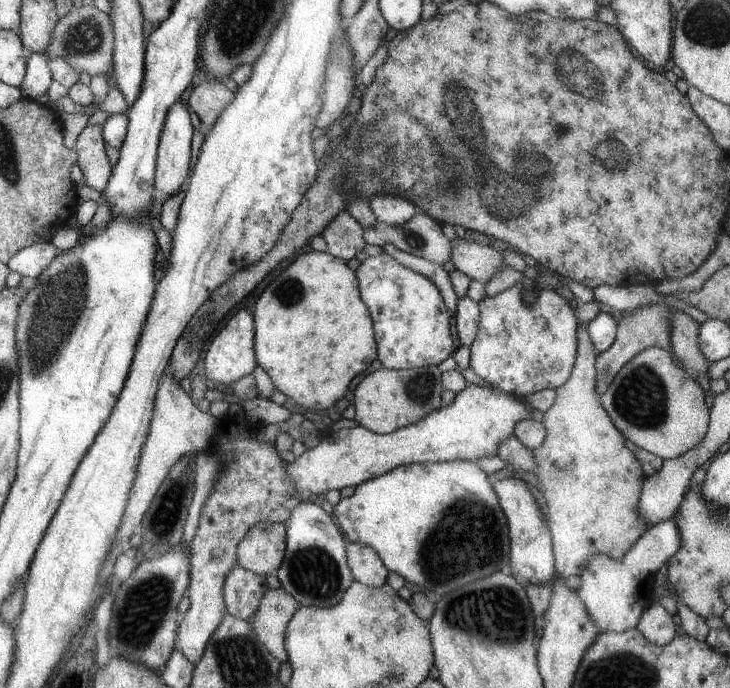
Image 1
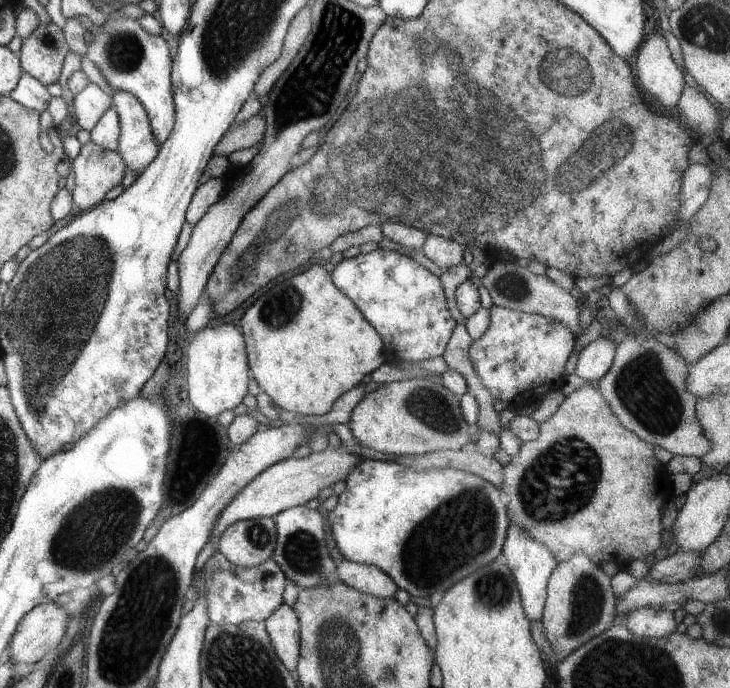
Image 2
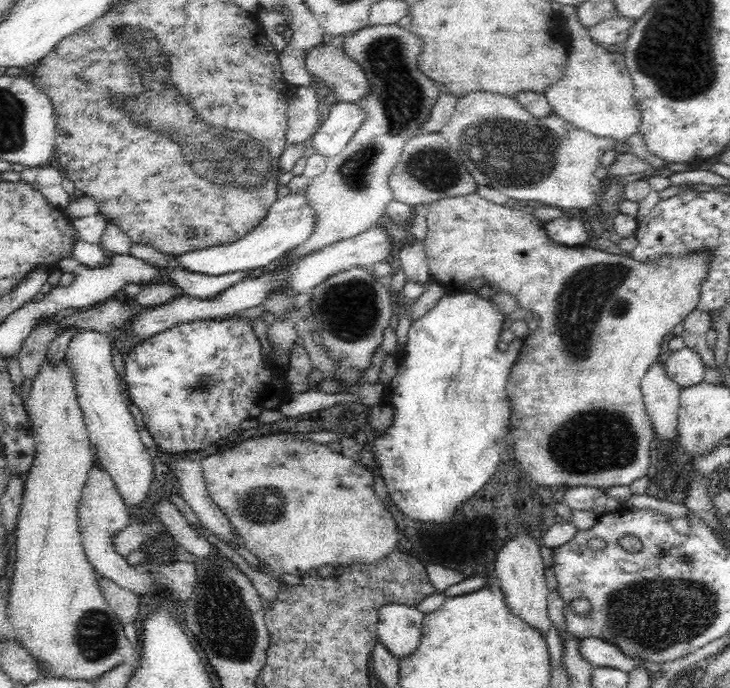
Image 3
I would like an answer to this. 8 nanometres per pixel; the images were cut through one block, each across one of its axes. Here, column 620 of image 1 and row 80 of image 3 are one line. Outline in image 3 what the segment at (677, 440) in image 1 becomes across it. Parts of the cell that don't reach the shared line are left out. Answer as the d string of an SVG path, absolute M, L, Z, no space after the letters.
M398 24L366 26L342 39L343 51L356 64L360 65L362 72L366 75L366 82L368 82L366 96L362 96L358 102L354 102L364 111L364 120L362 120L358 131L348 140L348 144L342 152L326 160L325 171L311 179L305 194L307 194L309 205L315 210L313 235L310 235L310 238L307 238L299 247L289 250L288 258L278 268L274 268L275 271L280 268L288 268L288 264L292 264L292 260L296 260L300 256L306 256L335 242L366 232L382 216L387 204L394 199L394 193L389 185L390 173L397 165L406 142L420 133L422 126L428 122L432 107L440 96L439 85L426 76L419 67L422 47L421 36Z

